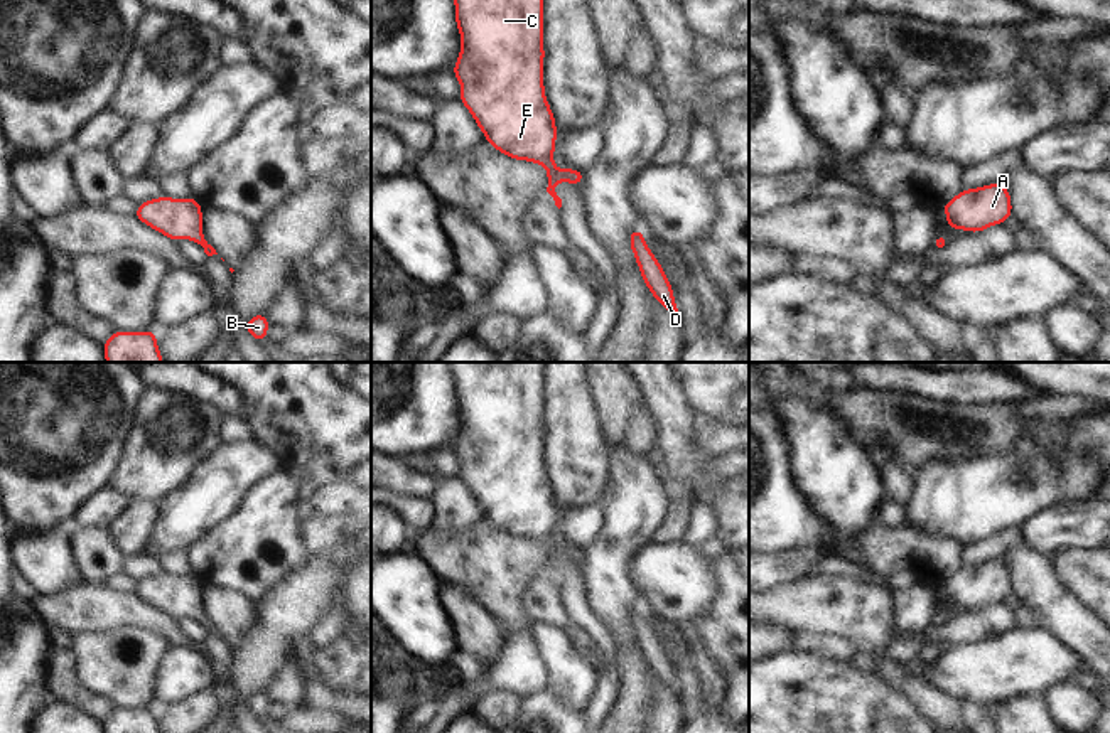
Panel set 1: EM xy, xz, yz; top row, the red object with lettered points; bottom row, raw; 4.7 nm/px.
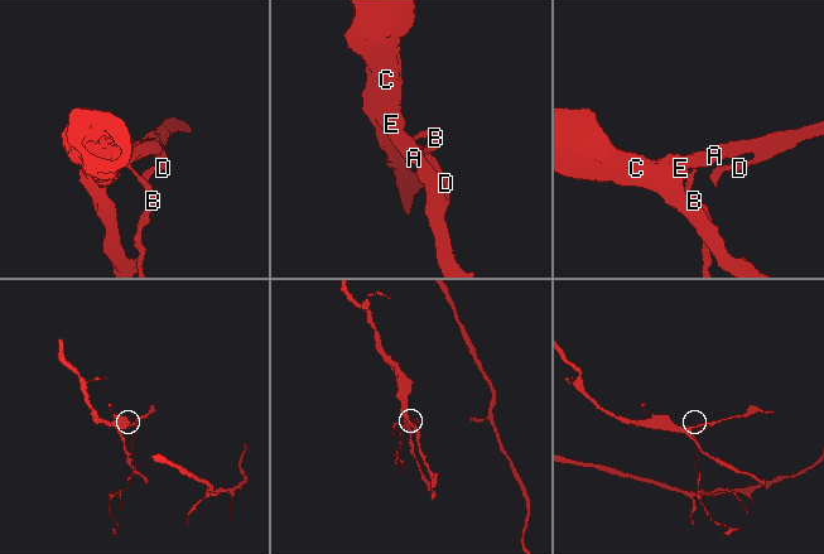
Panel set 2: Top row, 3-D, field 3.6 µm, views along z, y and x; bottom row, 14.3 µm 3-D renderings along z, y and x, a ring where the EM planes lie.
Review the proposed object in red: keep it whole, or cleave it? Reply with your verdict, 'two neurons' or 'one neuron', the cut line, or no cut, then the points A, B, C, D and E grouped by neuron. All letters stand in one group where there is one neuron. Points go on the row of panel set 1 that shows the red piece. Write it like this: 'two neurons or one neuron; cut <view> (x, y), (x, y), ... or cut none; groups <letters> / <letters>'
one neuron; cut none; groups A B C D E

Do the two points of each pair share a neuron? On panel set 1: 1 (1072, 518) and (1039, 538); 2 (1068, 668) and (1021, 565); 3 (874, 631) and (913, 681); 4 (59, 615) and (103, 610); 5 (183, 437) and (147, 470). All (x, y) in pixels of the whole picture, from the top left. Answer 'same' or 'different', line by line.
1: same
2: different
3: same
4: same
5: same

